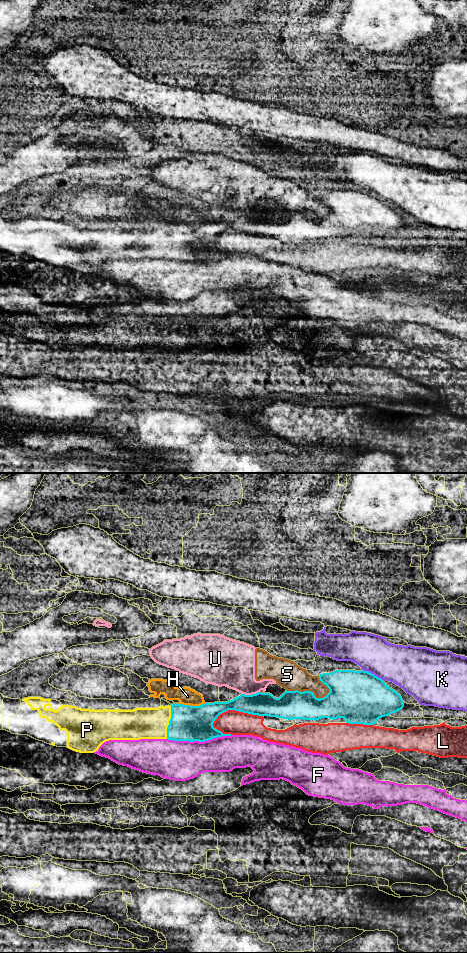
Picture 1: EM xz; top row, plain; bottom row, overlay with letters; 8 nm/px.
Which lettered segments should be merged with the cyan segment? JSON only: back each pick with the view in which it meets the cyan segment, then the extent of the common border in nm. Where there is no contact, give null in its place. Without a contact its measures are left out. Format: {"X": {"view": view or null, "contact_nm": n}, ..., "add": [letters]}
{"P": {"view": "xz", "contact_nm": 260}, "add": ["P"]}

